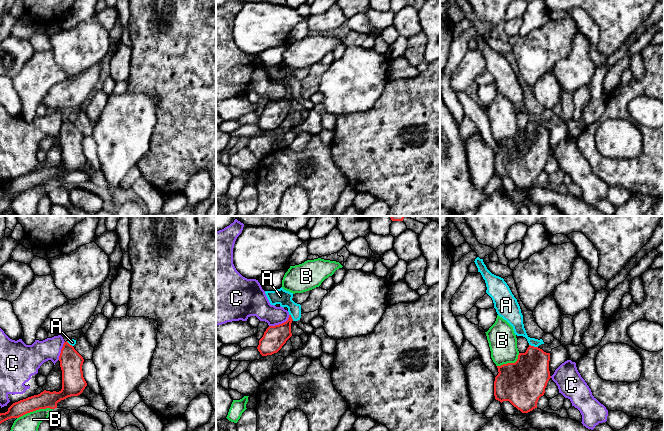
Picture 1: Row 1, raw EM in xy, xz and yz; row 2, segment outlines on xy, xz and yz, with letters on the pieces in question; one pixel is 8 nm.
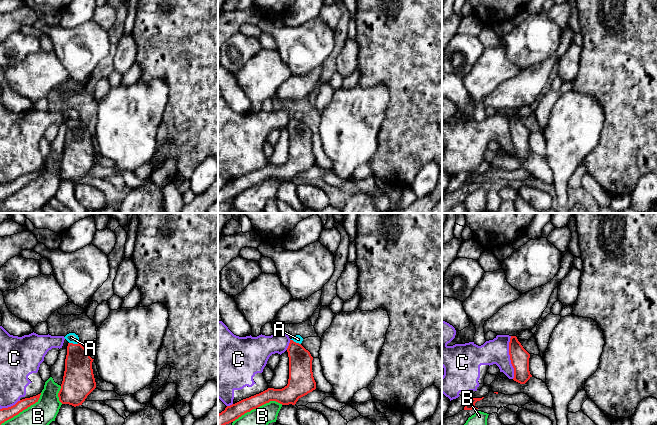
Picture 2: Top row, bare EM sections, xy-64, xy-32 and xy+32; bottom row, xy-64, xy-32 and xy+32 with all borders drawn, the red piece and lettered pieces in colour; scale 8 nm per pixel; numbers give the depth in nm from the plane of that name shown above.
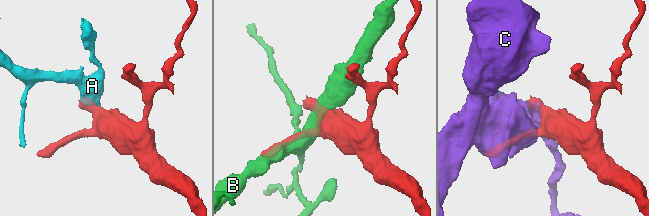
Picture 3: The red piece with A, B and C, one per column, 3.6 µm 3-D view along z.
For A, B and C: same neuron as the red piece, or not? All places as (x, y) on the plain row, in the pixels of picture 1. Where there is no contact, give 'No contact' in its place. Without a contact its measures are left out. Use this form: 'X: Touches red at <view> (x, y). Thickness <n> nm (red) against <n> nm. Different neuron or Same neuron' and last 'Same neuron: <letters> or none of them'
A: Touches red at yz (533, 122). Thickness 320 nm (red) against 110 nm. Different neuron
B: Touches red at xy (34, 186). Thickness 140 nm (red) against 220 nm. Different neuron
C: Touches red at xz (280, 100). Thickness 180 nm (red) against 190 nm. Different neuron
Same neuron: none of them

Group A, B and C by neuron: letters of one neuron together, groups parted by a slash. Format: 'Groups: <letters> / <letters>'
Groups: A / B / C

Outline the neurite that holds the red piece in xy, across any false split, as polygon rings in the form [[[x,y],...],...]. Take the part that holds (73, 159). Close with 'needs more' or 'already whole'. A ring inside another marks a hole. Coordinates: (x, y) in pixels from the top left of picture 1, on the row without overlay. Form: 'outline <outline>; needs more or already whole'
outline [[[67,117],[63,120],[59,137],[62,146],[62,165],[59,168],[44,166],[38,171],[13,179],[7,188],[0,189],[0,200],[39,185],[55,185],[61,176],[78,172],[83,168],[87,162],[82,147],[84,135]]]; already whole

